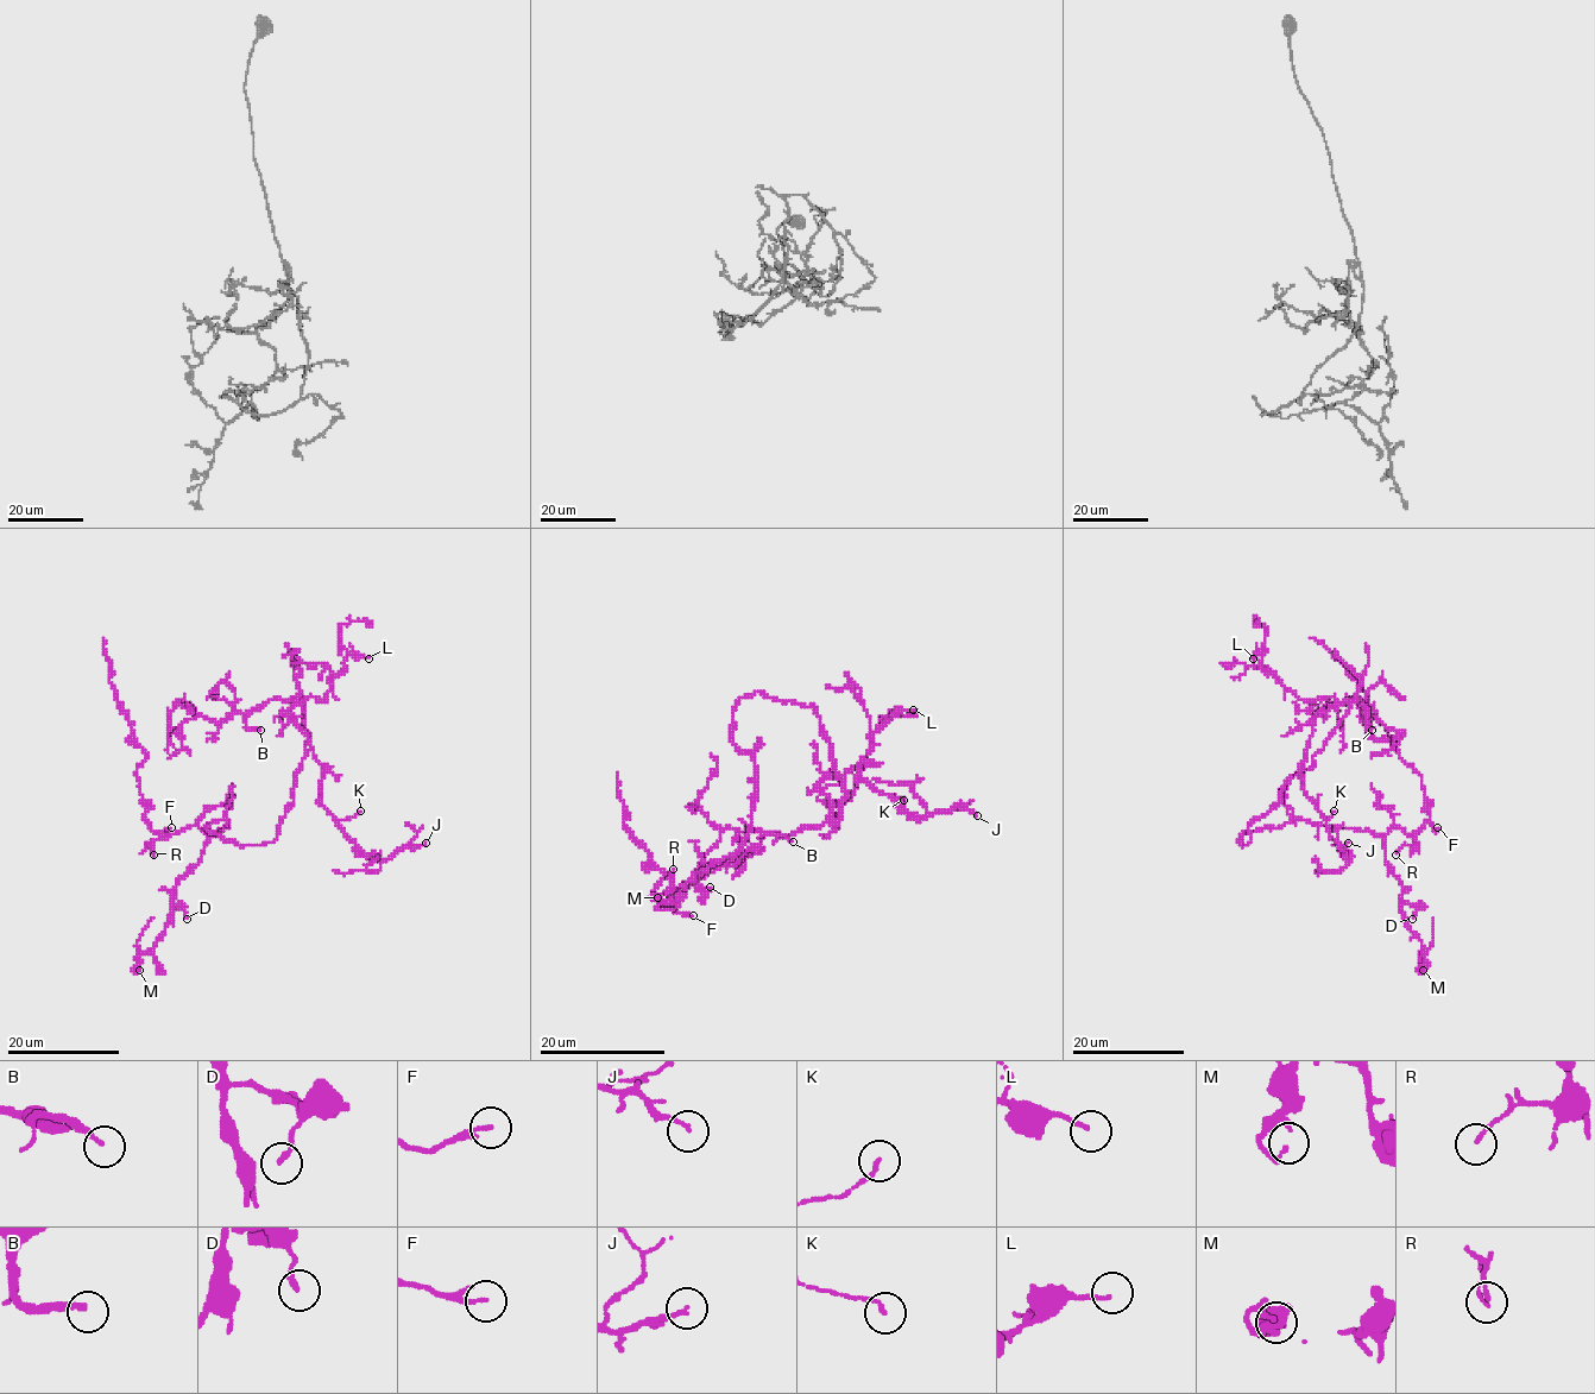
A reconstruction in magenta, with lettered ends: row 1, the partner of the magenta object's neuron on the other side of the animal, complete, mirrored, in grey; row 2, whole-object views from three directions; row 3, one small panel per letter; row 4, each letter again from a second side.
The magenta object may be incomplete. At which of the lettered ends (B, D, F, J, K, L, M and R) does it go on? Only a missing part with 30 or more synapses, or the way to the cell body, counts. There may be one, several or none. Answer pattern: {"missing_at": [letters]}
{"missing_at": ["B"]}

